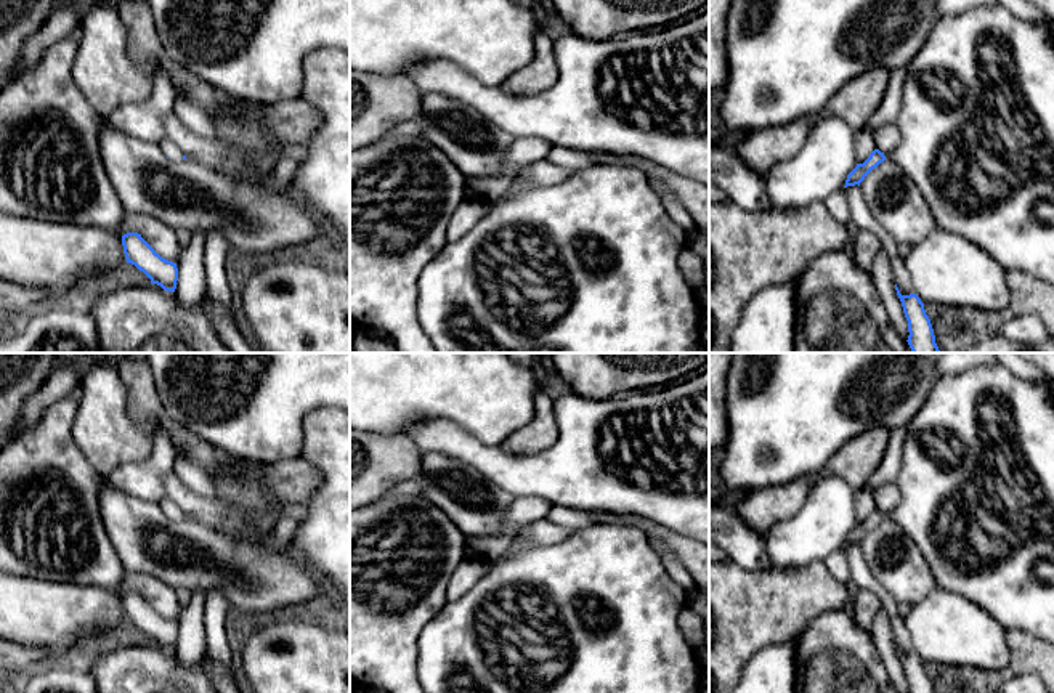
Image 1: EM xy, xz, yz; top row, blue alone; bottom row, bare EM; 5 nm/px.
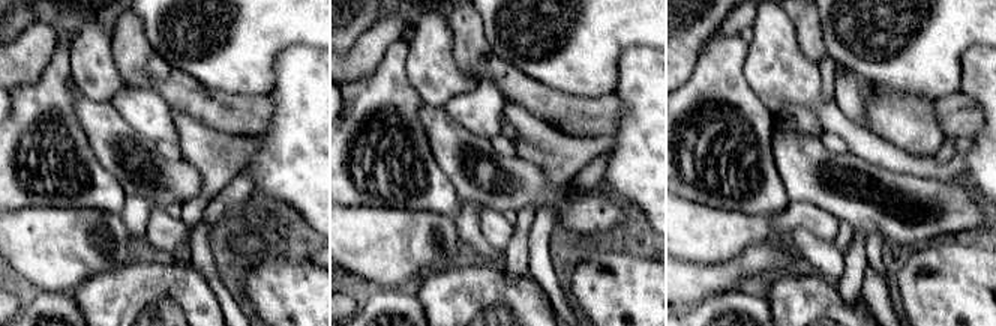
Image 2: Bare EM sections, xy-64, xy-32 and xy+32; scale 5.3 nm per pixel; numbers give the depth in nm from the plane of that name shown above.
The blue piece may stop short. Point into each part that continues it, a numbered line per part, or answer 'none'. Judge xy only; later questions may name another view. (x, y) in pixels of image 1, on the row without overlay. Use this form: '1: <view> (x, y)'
1: xy (169, 507)

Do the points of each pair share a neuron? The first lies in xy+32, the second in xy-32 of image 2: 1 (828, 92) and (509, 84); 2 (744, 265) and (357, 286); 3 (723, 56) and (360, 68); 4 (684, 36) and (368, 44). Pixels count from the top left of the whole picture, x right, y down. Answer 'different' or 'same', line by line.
1: different
2: same
3: different
4: different

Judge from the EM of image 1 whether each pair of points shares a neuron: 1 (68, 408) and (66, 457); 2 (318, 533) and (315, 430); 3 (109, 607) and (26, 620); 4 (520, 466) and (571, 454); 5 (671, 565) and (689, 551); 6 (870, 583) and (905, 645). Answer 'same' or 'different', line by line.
1: same
2: same
3: same
4: same
5: different
6: same

